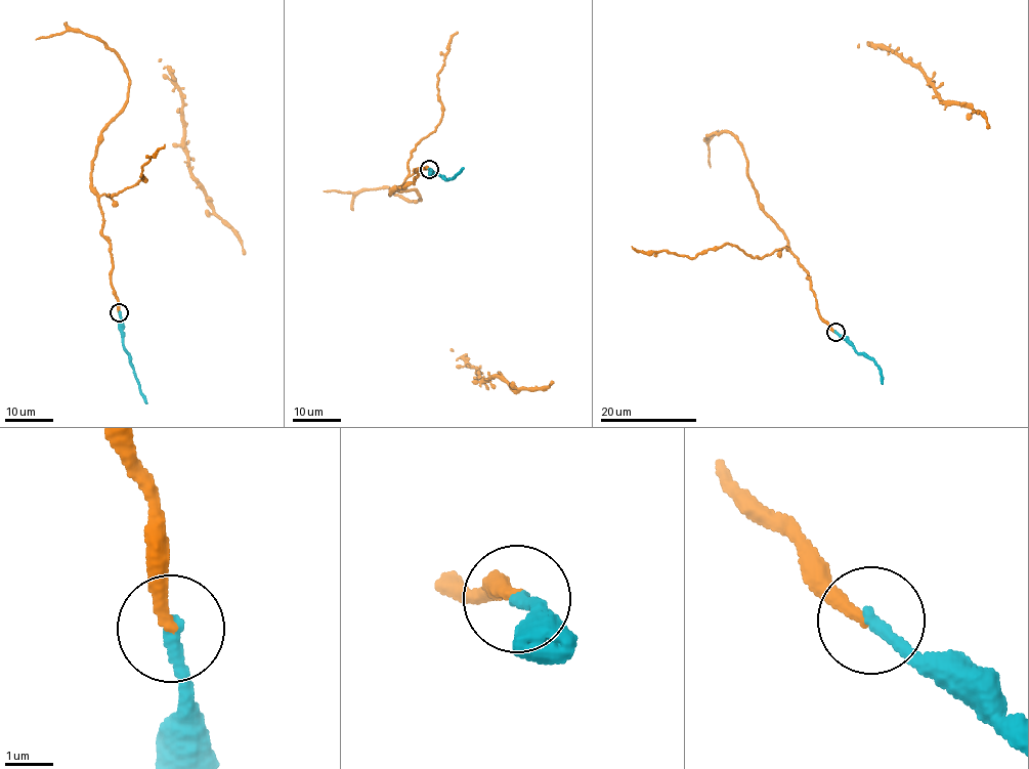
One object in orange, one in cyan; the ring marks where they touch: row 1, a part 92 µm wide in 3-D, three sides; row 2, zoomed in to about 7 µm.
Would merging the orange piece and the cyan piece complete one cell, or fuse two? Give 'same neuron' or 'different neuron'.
same neuron

